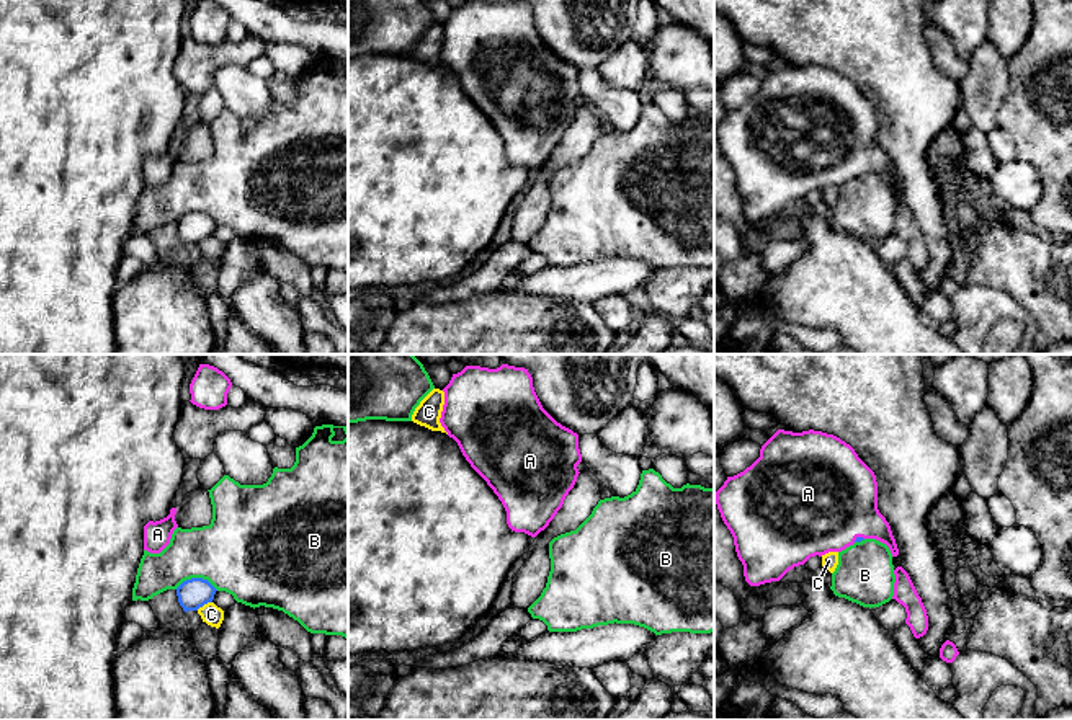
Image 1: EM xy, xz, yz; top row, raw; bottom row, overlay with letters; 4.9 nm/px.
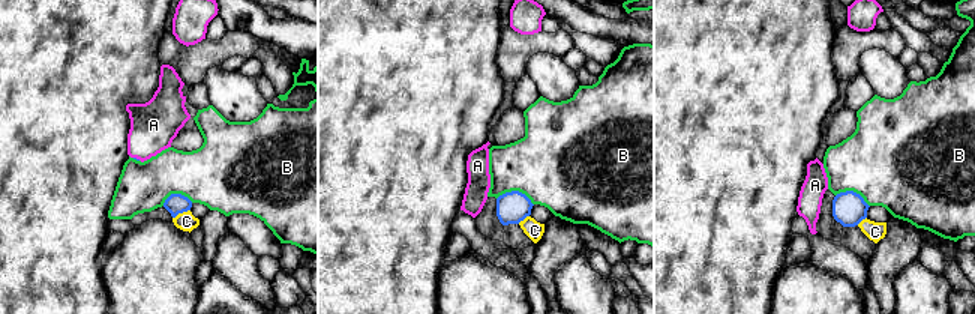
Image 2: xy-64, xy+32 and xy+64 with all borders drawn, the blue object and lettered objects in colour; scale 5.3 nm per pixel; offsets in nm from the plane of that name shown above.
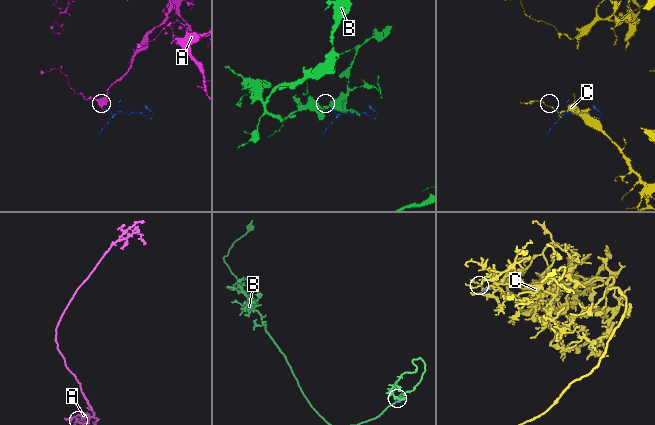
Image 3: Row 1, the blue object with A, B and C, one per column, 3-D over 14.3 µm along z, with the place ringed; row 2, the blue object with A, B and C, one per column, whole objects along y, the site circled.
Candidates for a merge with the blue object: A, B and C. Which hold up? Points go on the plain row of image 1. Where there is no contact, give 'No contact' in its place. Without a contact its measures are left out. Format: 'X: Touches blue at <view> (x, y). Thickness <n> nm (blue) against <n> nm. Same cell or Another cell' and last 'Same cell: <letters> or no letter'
A: Touches blue at yz (858, 172). Thickness 30 nm (blue) against 480 nm. Same cell
B: Touches blue at xy (196, 213). Thickness 150 nm (blue) against 400 nm. Another cell
C: Touches blue at xy (203, 239). Thickness 150 nm (blue) against 100 nm. Another cell
Same cell: A

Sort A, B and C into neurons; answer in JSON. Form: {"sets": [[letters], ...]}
{"sets": [["A"], ["B"], ["C"]]}

